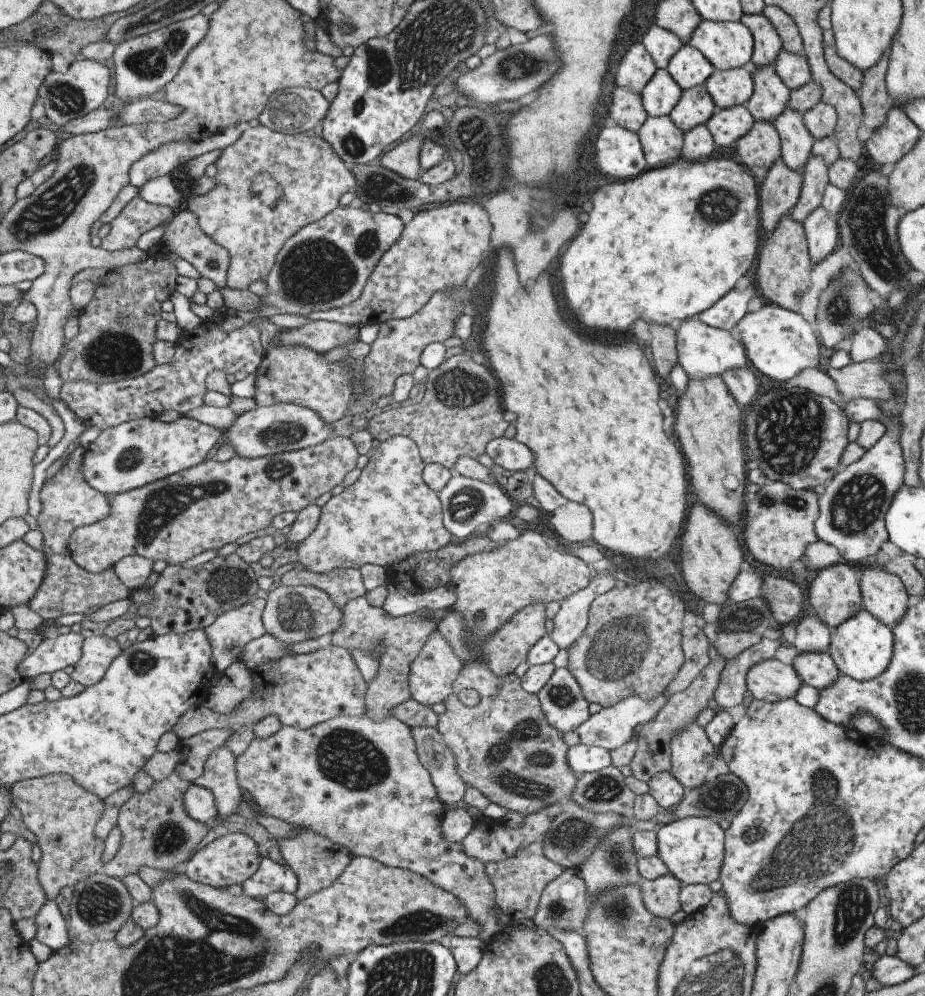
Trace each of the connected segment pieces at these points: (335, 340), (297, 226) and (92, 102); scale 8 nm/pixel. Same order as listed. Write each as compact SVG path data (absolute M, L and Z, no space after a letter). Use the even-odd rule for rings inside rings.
M313 321L300 328L286 329L278 343L294 345L301 343L323 355L335 346L355 341L358 327L350 327L333 321Z
M260 124L253 128L247 127L241 138L223 150L215 161L215 165L217 168L213 178L215 186L204 195L195 195L189 198L185 206L199 217L200 226L205 234L231 251L228 286L237 290L245 290L249 288L249 284L253 284L257 280L265 282L269 273L274 269L278 254L282 252L286 242L302 228L308 227L312 222L338 208L339 196L353 190L357 184L351 170L345 168L345 163L326 140L299 132L282 134ZM264 171L269 172L282 190L282 197L276 205L265 206L255 196L257 192L251 185L254 176Z
M82 57L69 64L64 72L51 72L42 82L39 96L44 102L46 116L51 123L63 126L75 118L83 118L89 112L103 108L103 102L109 96L111 88L111 70L107 66Z

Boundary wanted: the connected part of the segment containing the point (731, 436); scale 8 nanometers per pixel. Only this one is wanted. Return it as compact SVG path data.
M715 375L713 377L707 377L706 380L694 379L689 377L687 379L686 388L682 393L678 393L677 406L675 406L675 436L679 440L679 446L681 450L685 452L685 460L687 460L687 472L689 472L689 484L691 484L691 490L695 492L695 498L705 504L707 508L712 510L712 513L719 514L723 516L729 524L735 524L737 522L737 517L743 512L743 506L741 505L741 494L743 494L743 484L745 484L745 470L743 470L743 446L739 444L742 442L742 432L741 432L741 416L743 416L743 411L739 408L738 404L735 402L735 399L729 394L725 383L723 382L722 375Z

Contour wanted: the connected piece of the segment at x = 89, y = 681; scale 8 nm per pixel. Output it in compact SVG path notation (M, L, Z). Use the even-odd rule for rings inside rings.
M105 636L88 637L84 640L81 660L70 670L72 680L86 687L101 682L114 660L123 651L115 639Z

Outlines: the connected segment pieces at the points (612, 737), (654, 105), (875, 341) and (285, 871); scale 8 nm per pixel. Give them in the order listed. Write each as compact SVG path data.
M663 690L652 699L642 699L640 696L633 695L620 700L613 706L602 708L597 713L589 715L589 718L586 718L585 722L579 724L575 729L579 742L582 745L601 747L608 751L628 743L633 738L636 738L640 726L644 722L650 721L656 715L658 708L665 704L667 700L664 696L665 691Z
M657 69L641 89L640 97L648 117L668 115L679 100L682 90L665 69Z
M866 325L851 336L848 355L853 363L871 361L886 350L886 339Z
M264 856L258 872L243 882L241 888L243 894L260 899L277 891L295 895L299 885L298 874L295 874L291 865L279 864L273 858Z

